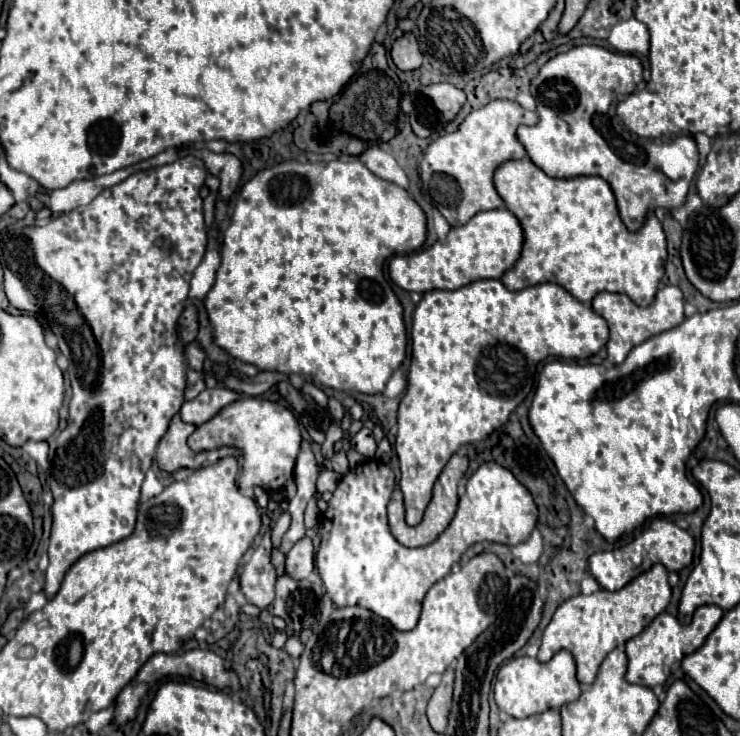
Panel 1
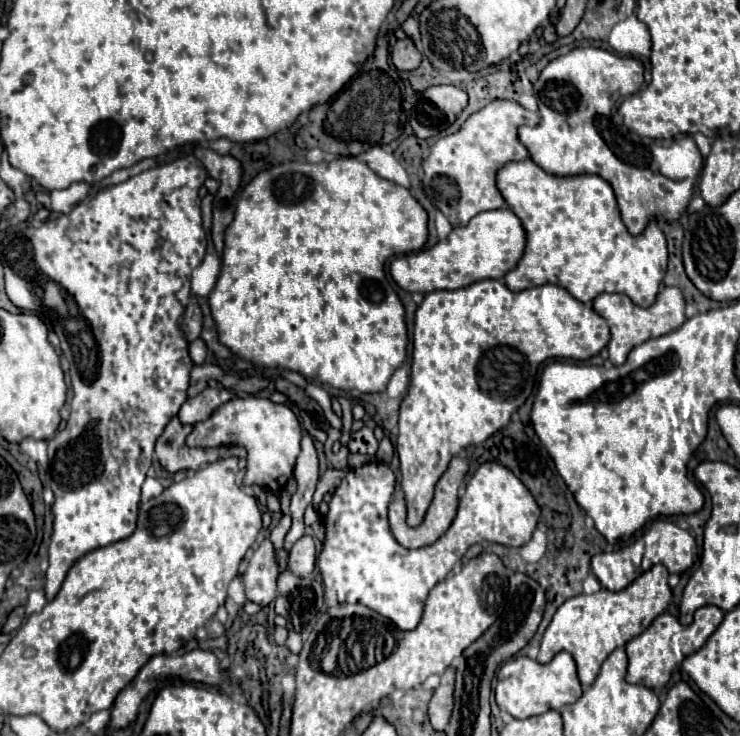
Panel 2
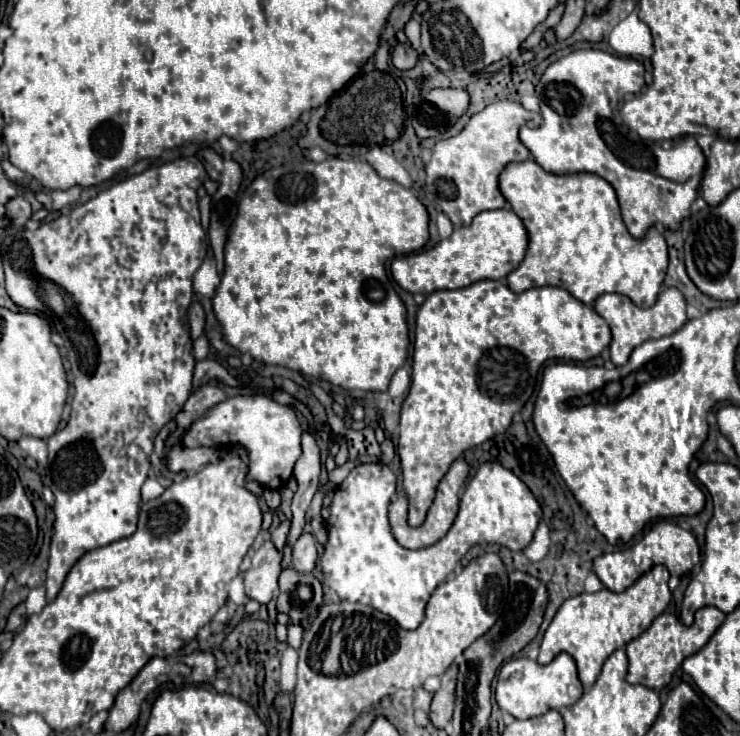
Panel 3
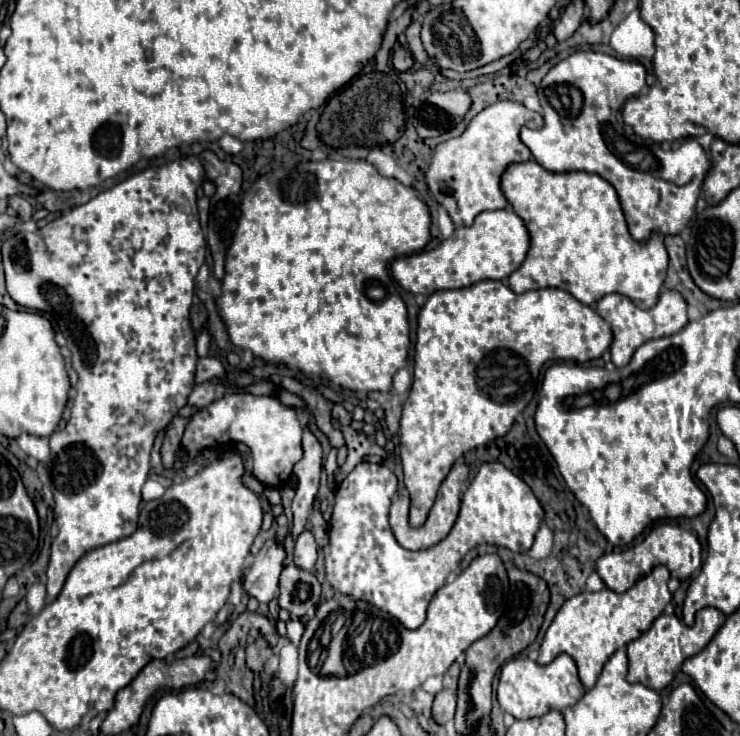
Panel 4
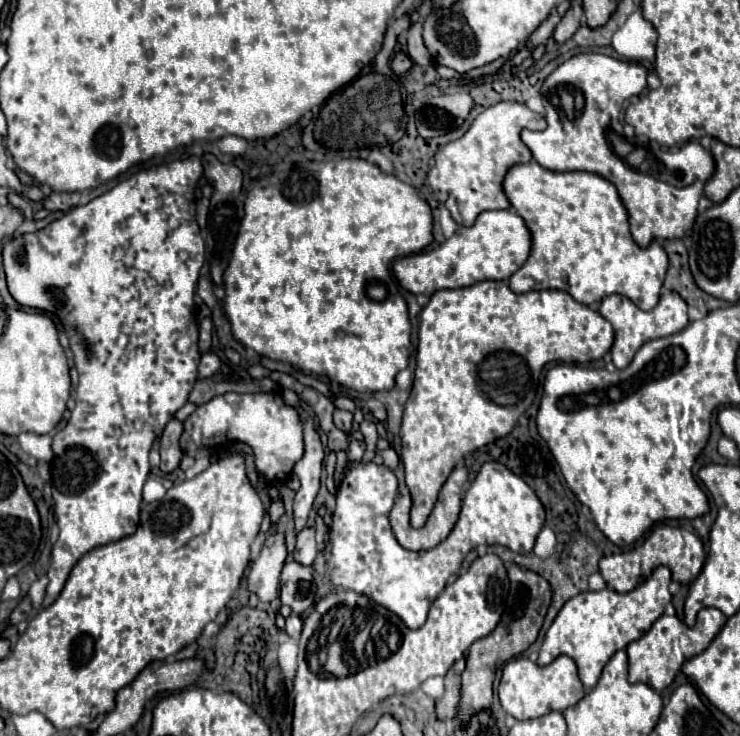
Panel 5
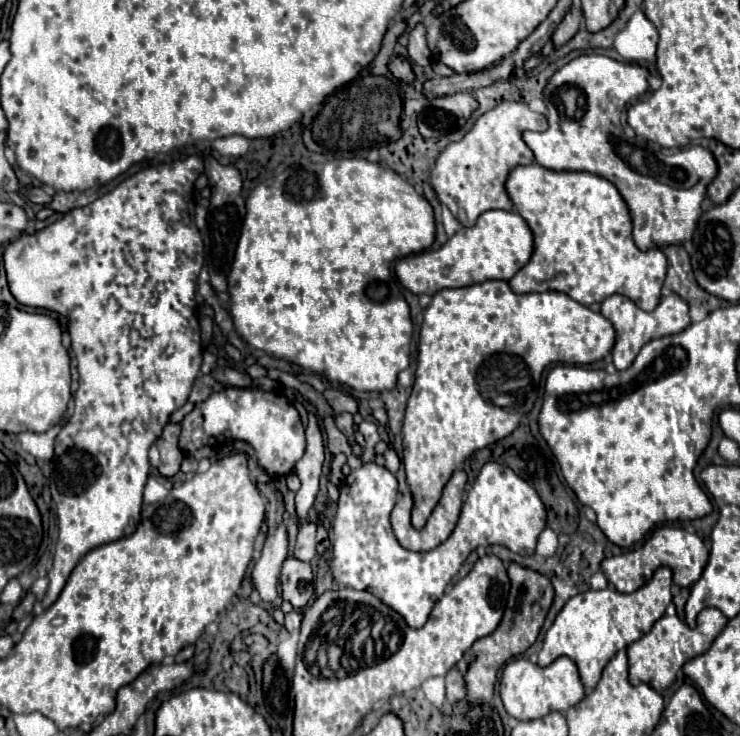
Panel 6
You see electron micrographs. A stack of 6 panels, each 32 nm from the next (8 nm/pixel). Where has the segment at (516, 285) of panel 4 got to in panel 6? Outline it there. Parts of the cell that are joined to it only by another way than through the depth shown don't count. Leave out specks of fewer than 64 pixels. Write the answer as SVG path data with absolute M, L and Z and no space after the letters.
M532 162L528 166L516 166L508 174L506 192L514 208L526 220L528 228L534 234L532 258L508 282L516 294L558 290L566 292L584 306L602 302L612 294L622 294L646 312L656 308L656 304L660 302L660 290L668 266L666 256L658 246L646 252L638 250L638 246L632 240L632 220L628 206L624 204L620 192L612 182L590 172L554 172Z

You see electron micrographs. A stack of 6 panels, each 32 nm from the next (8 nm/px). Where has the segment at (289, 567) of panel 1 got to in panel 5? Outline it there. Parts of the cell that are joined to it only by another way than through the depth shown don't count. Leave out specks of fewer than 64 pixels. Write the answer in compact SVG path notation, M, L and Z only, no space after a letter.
M304 528L296 538L296 550L294 560L302 566L312 566L316 560L316 540L314 540L314 528Z

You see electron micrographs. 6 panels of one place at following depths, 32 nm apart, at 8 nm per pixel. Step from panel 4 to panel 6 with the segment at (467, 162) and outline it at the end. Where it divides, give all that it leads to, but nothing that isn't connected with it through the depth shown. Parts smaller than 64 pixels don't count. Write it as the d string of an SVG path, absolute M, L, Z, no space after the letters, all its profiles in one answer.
M500 102L492 110L484 112L462 140L448 144L436 156L436 164L430 172L430 184L438 200L448 206L462 226L476 224L478 216L486 210L512 210L504 182L514 166L534 162L534 154L524 144L522 132L546 128L546 116L532 112L522 102Z

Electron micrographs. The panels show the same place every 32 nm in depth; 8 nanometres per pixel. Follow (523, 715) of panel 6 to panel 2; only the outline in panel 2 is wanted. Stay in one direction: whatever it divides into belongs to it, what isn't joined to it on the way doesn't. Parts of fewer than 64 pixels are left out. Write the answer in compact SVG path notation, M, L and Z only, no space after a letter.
M558 652L548 664L540 664L528 656L518 656L508 660L496 676L496 704L500 710L512 714L514 718L530 718L550 710L560 710L564 704L572 704L580 696L582 686L576 676L576 664L568 652Z

